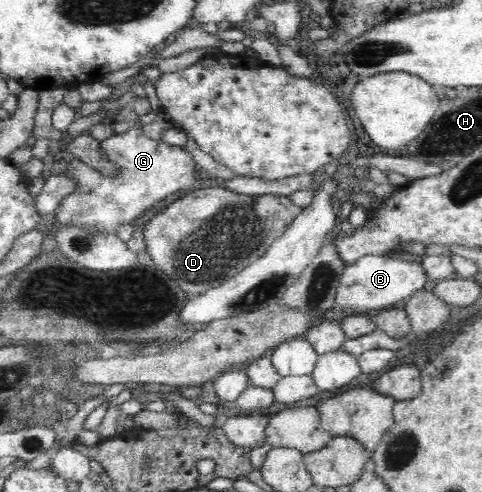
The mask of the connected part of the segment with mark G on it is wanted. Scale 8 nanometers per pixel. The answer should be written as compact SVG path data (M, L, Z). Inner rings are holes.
M132 126L125 133L110 135L101 141L101 147L103 156L116 164L120 172L116 176L104 176L78 157L73 158L64 174L75 179L76 189L66 194L55 209L55 217L64 227L80 225L98 228L100 232L117 233L118 227L132 225L136 217L140 217L158 201L177 190L191 190L196 183L196 171L199 168L192 154L182 146L150 138L142 132L141 127Z

